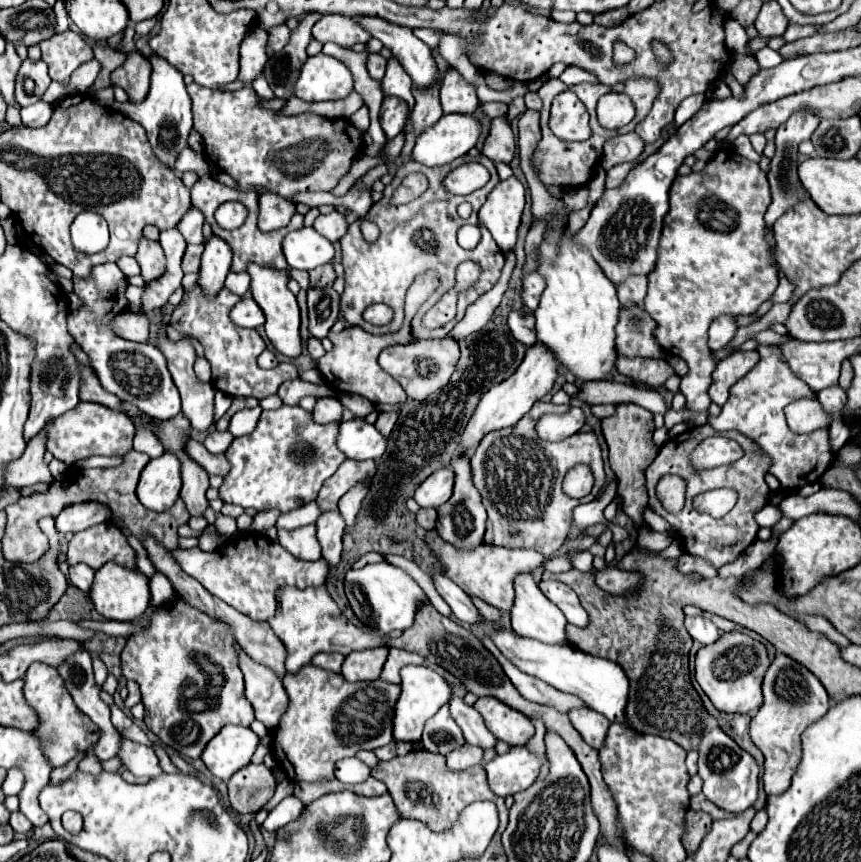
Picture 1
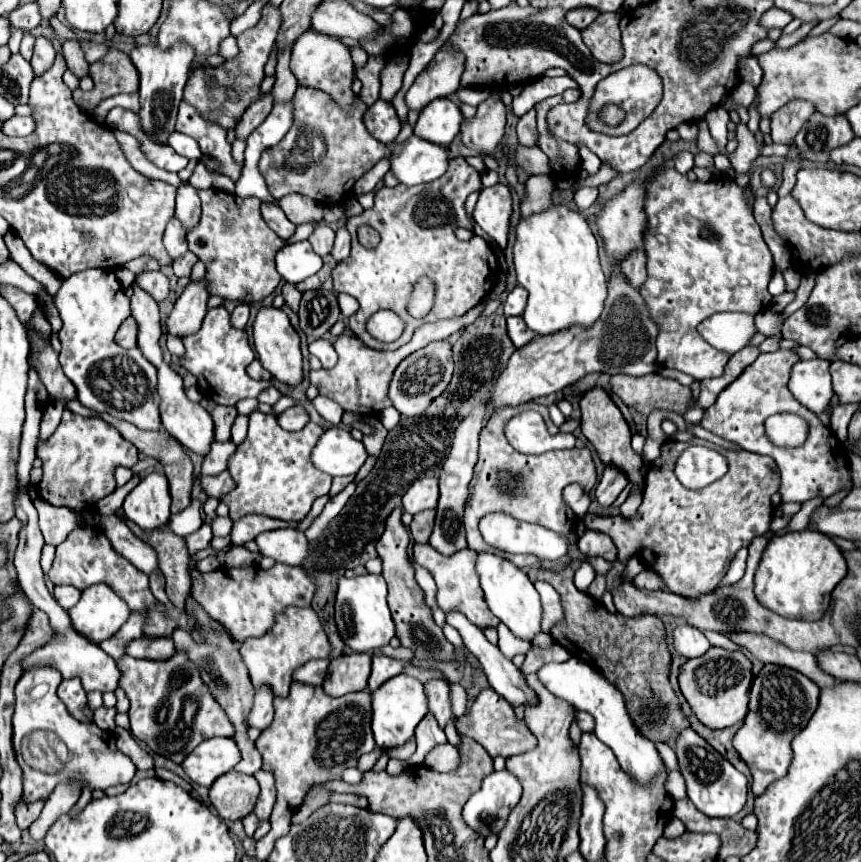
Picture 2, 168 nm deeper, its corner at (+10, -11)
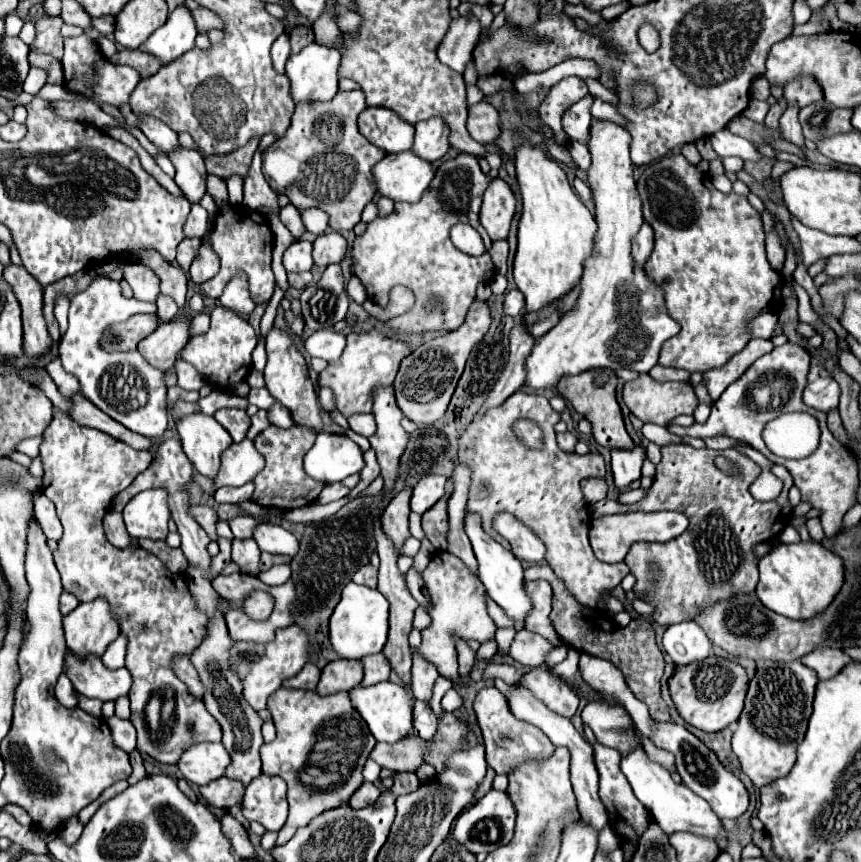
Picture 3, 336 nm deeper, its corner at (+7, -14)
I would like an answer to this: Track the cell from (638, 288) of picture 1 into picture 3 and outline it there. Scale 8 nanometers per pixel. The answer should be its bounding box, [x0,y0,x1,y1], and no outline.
[631,222,653,268]

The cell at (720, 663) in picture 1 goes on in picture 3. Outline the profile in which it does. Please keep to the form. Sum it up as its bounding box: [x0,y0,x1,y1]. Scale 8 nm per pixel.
[669,654,749,732]

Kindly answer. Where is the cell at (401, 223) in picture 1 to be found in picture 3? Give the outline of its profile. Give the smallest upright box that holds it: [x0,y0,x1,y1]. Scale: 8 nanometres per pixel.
[353,154,495,334]

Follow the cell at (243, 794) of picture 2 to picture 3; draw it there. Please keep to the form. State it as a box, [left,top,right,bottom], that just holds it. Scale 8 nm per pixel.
[201,776,245,808]

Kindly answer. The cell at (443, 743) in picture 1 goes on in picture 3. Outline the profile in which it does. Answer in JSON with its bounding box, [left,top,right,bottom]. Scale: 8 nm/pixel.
[413,700,439,740]

